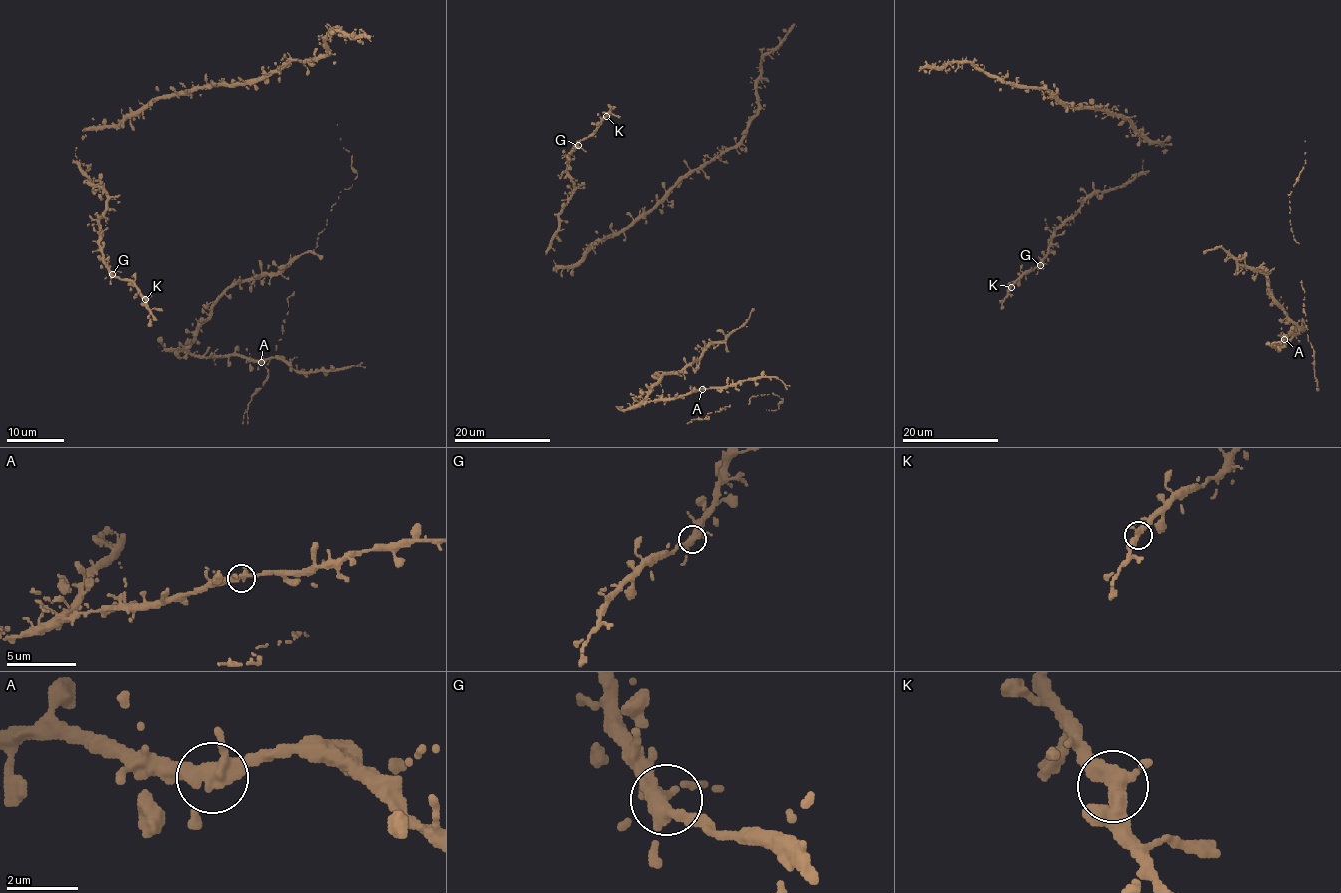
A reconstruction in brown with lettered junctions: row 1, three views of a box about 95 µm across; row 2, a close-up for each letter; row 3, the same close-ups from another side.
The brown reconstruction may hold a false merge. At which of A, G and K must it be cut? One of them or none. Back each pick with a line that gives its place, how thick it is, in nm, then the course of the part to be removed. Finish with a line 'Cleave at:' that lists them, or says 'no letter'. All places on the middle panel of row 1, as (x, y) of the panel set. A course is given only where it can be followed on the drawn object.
Cleave at: no letter

